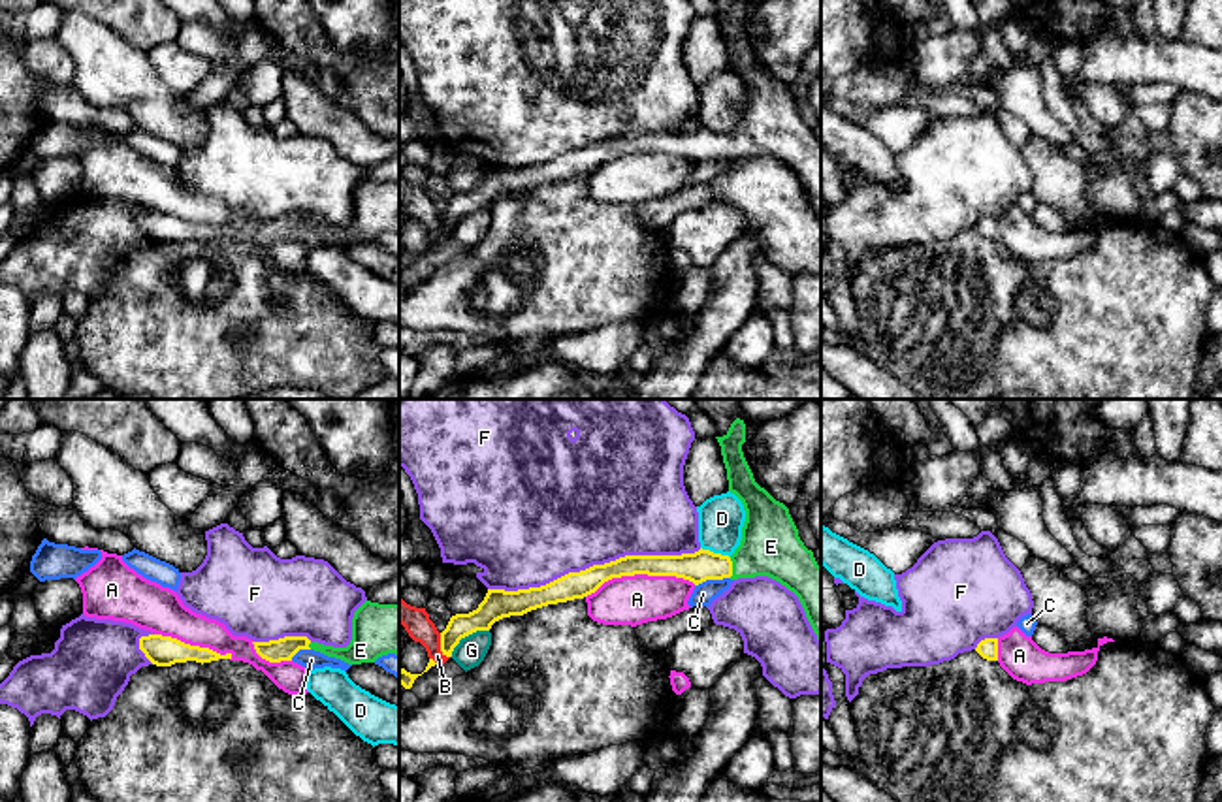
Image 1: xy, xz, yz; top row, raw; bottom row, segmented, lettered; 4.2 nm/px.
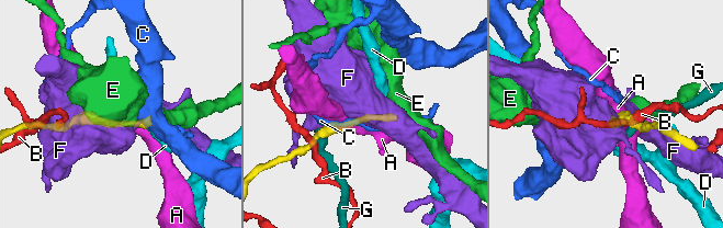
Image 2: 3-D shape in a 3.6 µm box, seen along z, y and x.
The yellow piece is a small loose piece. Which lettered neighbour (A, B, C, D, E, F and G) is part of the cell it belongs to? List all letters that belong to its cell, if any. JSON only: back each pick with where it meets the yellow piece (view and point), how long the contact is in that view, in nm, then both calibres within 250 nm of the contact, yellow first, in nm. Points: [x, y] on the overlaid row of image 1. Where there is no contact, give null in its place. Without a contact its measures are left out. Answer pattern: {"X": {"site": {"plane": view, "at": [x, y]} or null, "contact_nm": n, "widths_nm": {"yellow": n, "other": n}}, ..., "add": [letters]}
{"E": {"site": {"plane": "xz", "at": [731, 567]}, "contact_nm": 90, "widths_nm": {"yellow": 130, "other": 260}}, "add": ["E"]}

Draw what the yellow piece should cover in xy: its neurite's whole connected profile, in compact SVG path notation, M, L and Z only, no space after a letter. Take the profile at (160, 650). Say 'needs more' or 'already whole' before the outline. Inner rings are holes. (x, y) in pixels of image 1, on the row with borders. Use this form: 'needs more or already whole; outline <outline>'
already whole; outline M149 634L139 638L139 650L156 666L171 666L175 663L211 663L232 659L232 653L220 655L209 648L190 646L171 636Z

